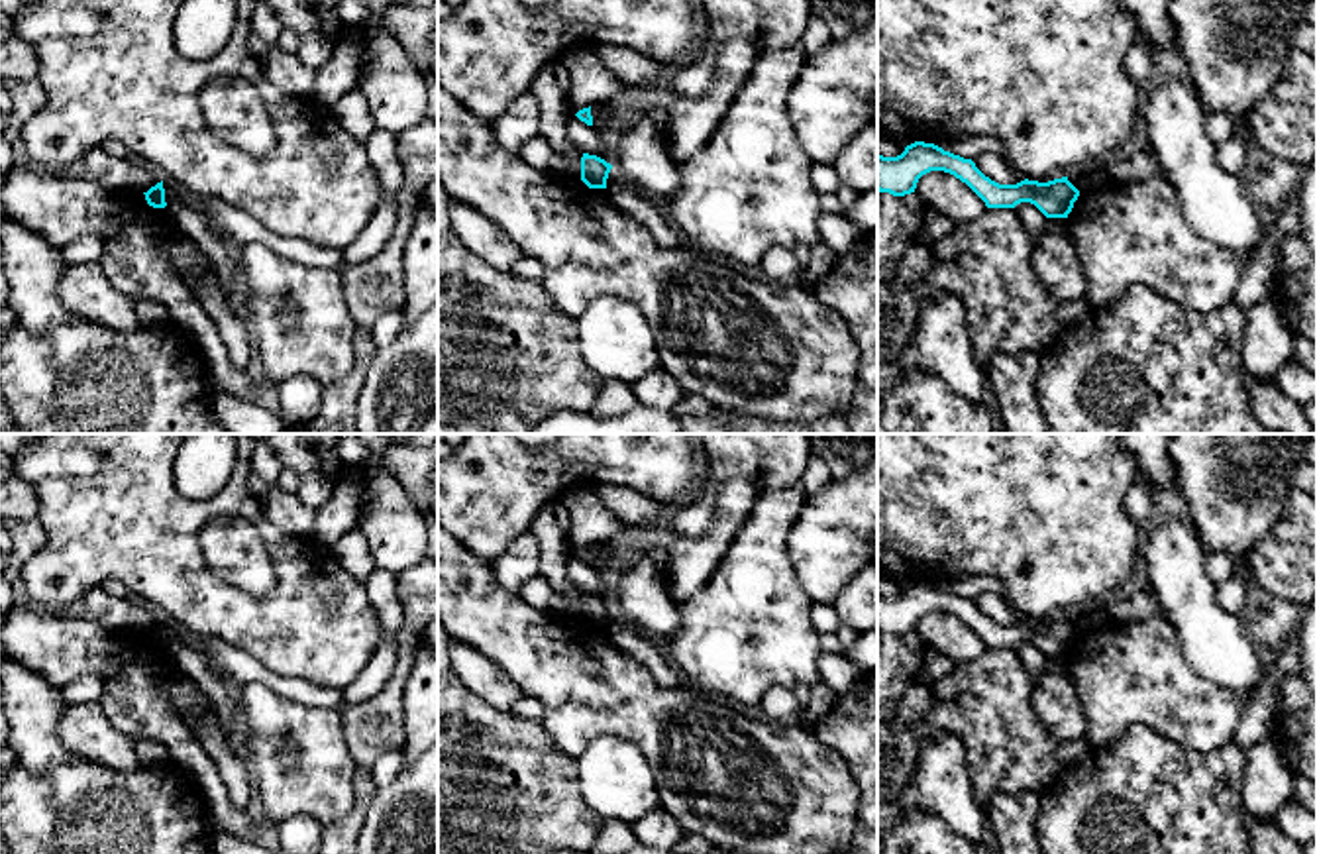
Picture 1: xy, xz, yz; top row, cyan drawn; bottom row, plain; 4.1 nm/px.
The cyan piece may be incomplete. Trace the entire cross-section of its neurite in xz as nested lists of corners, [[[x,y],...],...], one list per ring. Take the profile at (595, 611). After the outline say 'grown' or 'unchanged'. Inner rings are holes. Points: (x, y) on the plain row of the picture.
[[[583,593],[581,597],[581,620],[589,628],[606,628],[606,618],[612,605],[597,595]]] | unchanged

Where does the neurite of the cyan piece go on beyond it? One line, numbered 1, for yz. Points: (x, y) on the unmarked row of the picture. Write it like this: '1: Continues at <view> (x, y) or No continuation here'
1: No continuation here

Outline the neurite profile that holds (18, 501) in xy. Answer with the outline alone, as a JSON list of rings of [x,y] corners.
[[[18,475],[0,483],[0,520],[37,518],[39,501],[33,489]]]

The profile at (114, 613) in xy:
[[[102,587],[82,595],[71,603],[65,611],[69,616],[86,616],[88,620],[108,630],[139,630],[147,632],[151,626],[161,622],[155,609],[141,603],[135,597],[122,599],[106,593]]]

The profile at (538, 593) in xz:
[[[540,573],[524,583],[518,597],[536,611],[557,614],[563,611],[563,597]]]

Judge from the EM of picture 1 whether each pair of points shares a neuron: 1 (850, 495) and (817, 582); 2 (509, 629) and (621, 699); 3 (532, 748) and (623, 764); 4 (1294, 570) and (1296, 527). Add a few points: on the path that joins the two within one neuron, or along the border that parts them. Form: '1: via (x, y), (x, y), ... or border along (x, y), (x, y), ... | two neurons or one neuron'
1: via (835, 517), (825, 527), (823, 560) | one neuron
2: via (536, 650), (568, 666), (593, 690) | one neuron
3: border along (576, 760), (581, 798), (589, 805) | two neurons
4: via (1296, 560), (1296, 536) | one neuron

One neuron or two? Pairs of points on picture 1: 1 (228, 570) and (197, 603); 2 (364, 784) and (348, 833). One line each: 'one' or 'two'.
1: two
2: one

